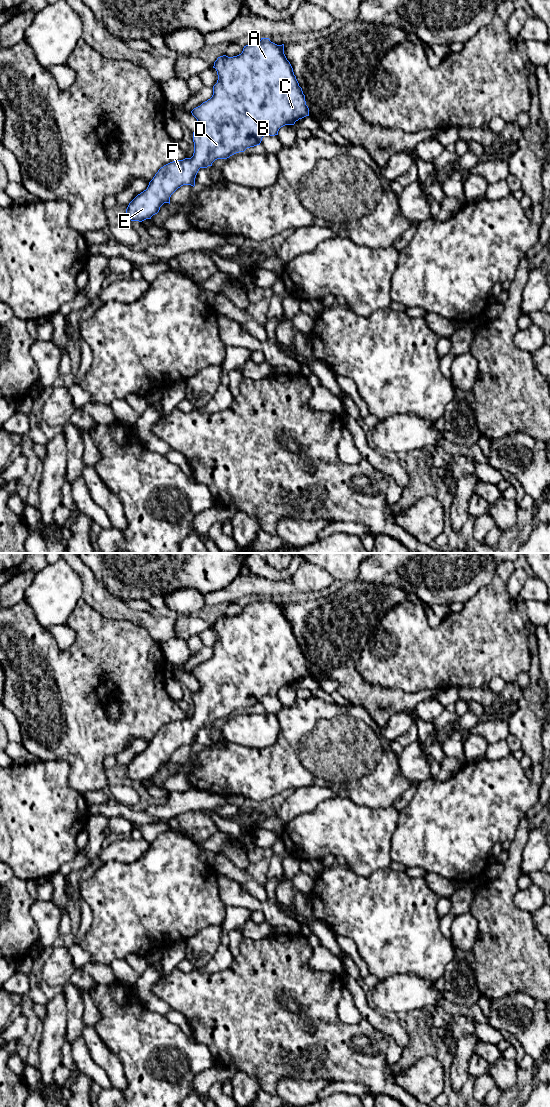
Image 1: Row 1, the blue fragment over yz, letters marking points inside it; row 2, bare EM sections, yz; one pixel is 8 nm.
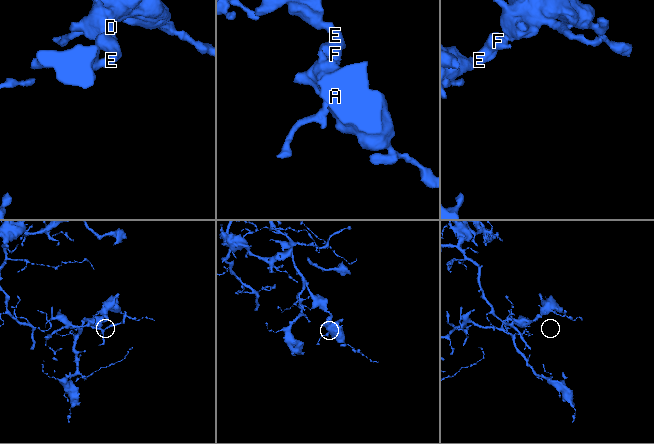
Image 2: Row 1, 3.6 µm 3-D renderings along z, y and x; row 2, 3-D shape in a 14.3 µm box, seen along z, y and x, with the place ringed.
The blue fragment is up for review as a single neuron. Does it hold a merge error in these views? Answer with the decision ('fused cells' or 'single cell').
single cell

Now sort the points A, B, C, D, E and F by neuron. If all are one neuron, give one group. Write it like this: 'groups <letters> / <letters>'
groups A B C D E F

